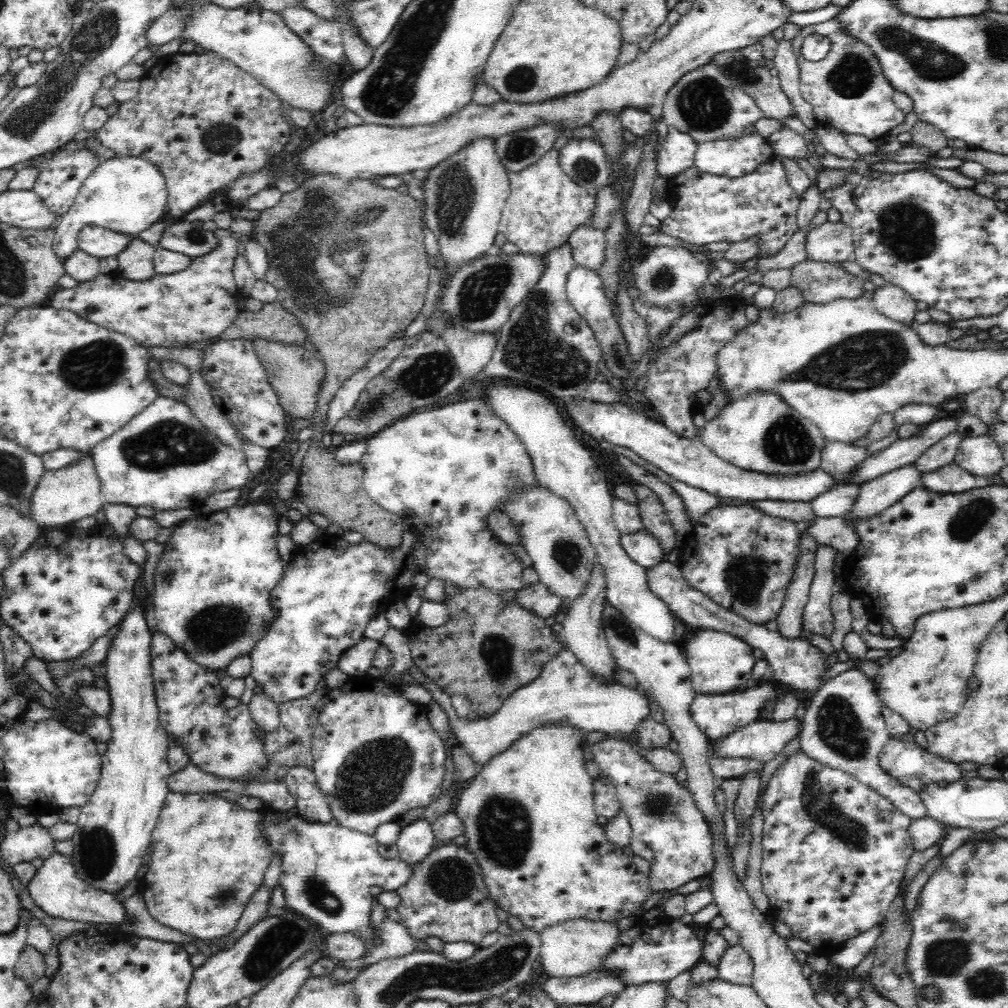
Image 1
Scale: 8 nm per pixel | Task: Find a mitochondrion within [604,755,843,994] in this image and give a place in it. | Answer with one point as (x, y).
(660, 805)

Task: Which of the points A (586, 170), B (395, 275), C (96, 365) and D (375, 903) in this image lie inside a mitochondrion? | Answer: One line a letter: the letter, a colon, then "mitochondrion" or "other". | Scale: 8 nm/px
A: mitochondrion
B: other
C: mitochondrion
D: other

